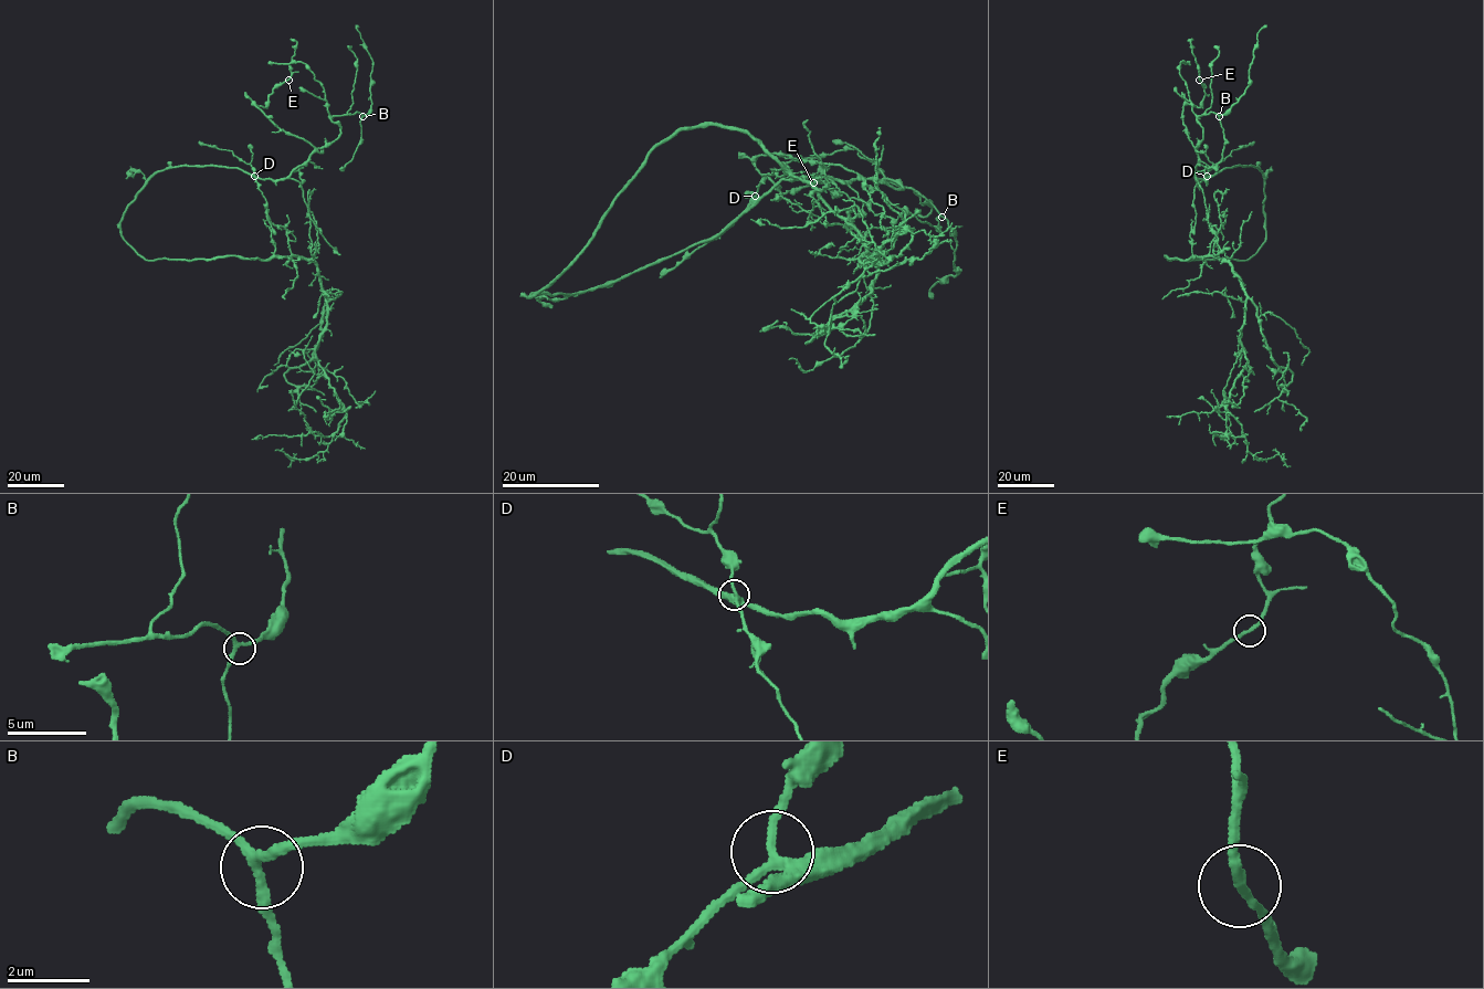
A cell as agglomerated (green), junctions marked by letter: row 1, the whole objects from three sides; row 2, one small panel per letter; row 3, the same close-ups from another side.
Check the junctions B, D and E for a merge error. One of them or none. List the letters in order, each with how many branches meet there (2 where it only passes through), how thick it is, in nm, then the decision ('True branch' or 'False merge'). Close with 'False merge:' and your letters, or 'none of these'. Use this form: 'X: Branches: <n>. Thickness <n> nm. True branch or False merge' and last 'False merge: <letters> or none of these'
B: Branches: 3. Thickness 240 nm. True branch
D: Branches: 3. Thickness 240 nm. True branch
E: Branches: 2. Thickness 240 nm. True branch
False merge: none of these

